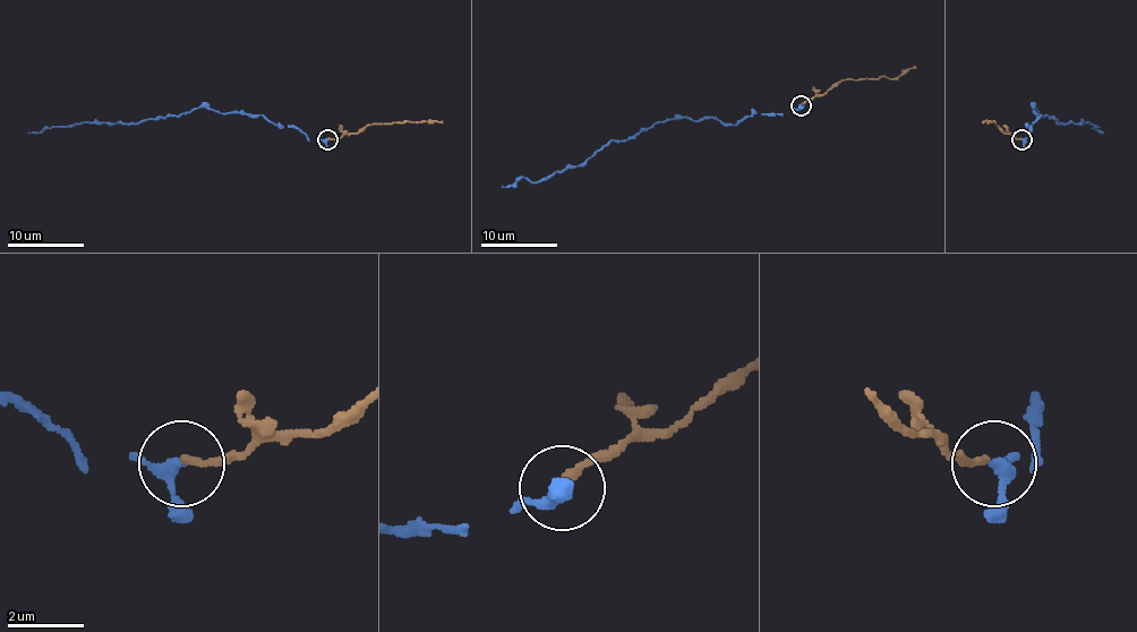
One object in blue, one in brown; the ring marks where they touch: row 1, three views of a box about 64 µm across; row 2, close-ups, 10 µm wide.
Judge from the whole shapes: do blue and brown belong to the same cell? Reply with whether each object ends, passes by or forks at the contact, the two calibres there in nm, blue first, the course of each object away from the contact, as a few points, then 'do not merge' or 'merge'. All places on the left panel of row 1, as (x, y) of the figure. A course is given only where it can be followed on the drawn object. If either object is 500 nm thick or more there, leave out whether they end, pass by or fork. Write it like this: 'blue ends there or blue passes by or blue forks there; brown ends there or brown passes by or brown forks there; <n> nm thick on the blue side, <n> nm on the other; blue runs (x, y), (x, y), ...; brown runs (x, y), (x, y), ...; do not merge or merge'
blue passes by; brown ends there; 240 nm thick on the blue side, 180 nm on the other; blue runs (327, 139), (308, 138), (261, 114), (194, 108), (135, 122), (84, 122), (28, 133); brown runs (327, 138), (356, 134), (373, 125), (408, 120), (442, 122); merge

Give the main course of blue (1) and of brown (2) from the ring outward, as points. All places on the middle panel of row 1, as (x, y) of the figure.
1: (801, 105), (751, 113), (734, 125), (667, 119), (608, 142), (576, 167), (502, 186)
2: (801, 105), (846, 78), (898, 78), (915, 66)

